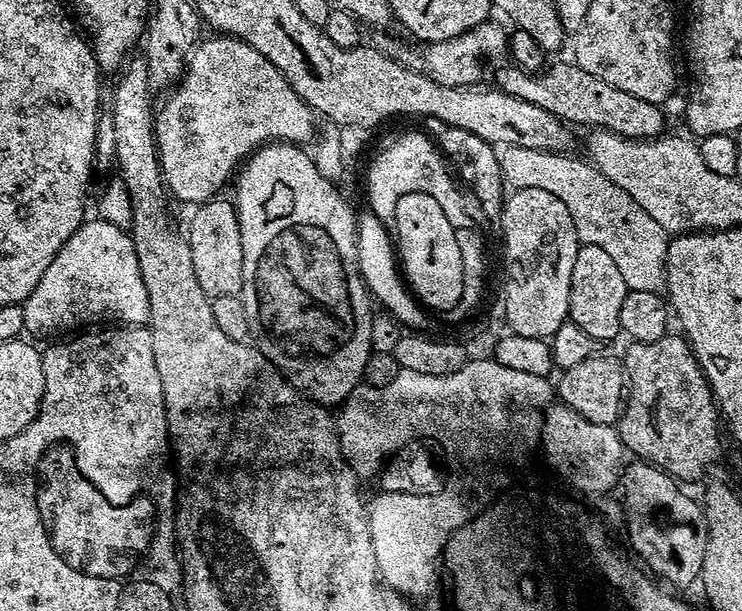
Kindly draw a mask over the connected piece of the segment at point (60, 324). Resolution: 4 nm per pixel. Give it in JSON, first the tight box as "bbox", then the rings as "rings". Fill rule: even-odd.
{"bbox":[23,218,150,337],"rings":[[[99,218],[85,219],[80,228],[74,230],[74,234],[70,234],[68,241],[58,250],[54,262],[46,266],[46,274],[38,278],[38,286],[34,286],[34,290],[25,298],[23,306],[26,314],[24,330],[29,337],[68,334],[73,330],[83,329],[84,320],[104,319],[100,321],[147,325],[150,298],[146,294],[146,282],[142,282],[142,270],[138,270],[138,254],[134,250],[131,235],[108,221]]]}

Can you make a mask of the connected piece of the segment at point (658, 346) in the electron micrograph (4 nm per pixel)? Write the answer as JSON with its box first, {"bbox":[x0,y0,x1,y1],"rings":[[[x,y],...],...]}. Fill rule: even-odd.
{"bbox":[618,334,724,481],"rings":[[[669,334],[658,338],[658,342],[635,342],[627,345],[628,353],[622,356],[628,373],[628,399],[618,421],[618,431],[625,449],[633,457],[646,460],[664,469],[677,481],[700,480],[711,464],[720,460],[724,452],[724,440],[720,437],[722,413],[708,385],[708,376],[692,352],[692,345],[683,335]]]}

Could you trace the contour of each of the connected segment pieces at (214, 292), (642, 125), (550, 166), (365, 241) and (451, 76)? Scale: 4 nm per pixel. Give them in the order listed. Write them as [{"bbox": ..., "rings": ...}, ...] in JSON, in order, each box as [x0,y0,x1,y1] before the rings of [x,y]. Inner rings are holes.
[{"bbox":[186,199,244,298],"rings":[[[220,199],[205,200],[203,204],[199,205],[193,211],[196,213],[188,220],[188,232],[186,228],[186,239],[190,246],[190,258],[194,262],[194,274],[198,277],[198,286],[202,286],[202,290],[210,298],[222,294],[235,296],[244,287],[244,279],[242,278],[242,234],[240,233],[236,205],[231,199]]]},{"bbox":[495,62,665,140],"rings":[[[508,62],[505,68],[500,68],[496,72],[495,87],[500,91],[510,94],[514,98],[522,98],[522,102],[534,102],[534,106],[542,106],[542,110],[550,110],[559,120],[567,122],[569,125],[585,124],[585,129],[605,128],[611,132],[617,132],[623,136],[629,136],[631,140],[650,140],[665,131],[664,128],[664,108],[658,104],[651,104],[642,98],[634,98],[634,94],[626,94],[626,90],[618,90],[618,86],[610,86],[610,82],[602,82],[602,78],[590,74],[587,70],[582,70],[575,62],[568,64],[549,63],[543,70],[527,72],[525,68]]]},{"bbox":[496,144,669,293],"rings":[[[513,144],[496,148],[500,175],[509,189],[538,187],[556,194],[570,210],[580,243],[606,250],[606,254],[614,258],[622,278],[626,278],[629,290],[663,293],[668,278],[669,233],[658,226],[626,190],[614,186],[610,178],[602,175],[595,164],[572,155],[530,150]]]},{"bbox":[356,210,427,330],"rings":[[[364,210],[357,215],[356,249],[358,250],[359,270],[369,293],[380,303],[381,307],[399,320],[403,327],[410,330],[422,330],[427,322],[427,311],[411,294],[403,280],[395,244],[385,225],[378,220],[372,211]]]},{"bbox":[374,22,510,88],"rings":[[[489,22],[479,24],[466,34],[458,34],[458,38],[446,38],[442,42],[433,44],[424,44],[421,52],[416,48],[411,48],[408,44],[403,44],[400,40],[395,40],[392,36],[380,34],[377,40],[374,40],[374,46],[382,54],[394,58],[403,64],[405,68],[412,68],[416,72],[423,72],[434,82],[454,86],[455,88],[470,88],[479,85],[480,79],[484,76],[484,63],[487,60],[496,60],[500,55],[507,53],[510,48],[510,36],[500,24]]]}]

